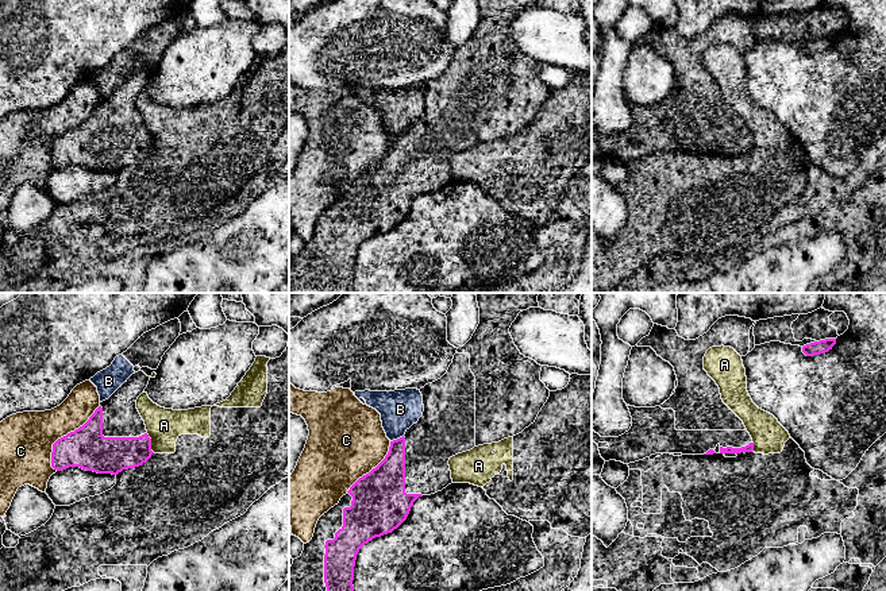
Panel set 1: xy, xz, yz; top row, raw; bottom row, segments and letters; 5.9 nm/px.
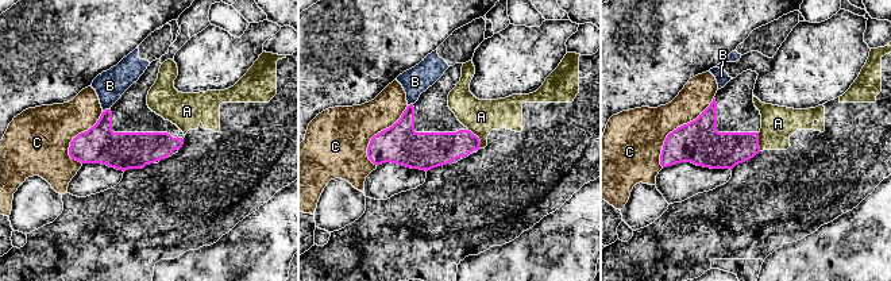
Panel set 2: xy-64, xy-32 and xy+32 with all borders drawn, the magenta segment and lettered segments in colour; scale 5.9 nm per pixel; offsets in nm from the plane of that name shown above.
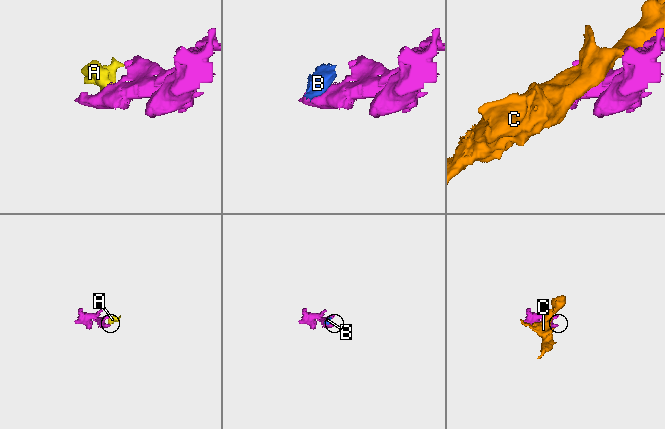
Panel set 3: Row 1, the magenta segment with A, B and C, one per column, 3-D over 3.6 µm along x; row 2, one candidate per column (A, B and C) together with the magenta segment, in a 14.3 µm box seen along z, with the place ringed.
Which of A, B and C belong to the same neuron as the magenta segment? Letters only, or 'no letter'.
no letter

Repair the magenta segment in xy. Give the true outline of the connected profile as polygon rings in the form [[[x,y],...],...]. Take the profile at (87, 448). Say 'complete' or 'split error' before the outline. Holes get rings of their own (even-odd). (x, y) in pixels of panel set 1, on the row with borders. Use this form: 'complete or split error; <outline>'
split error; [[[143,371],[132,374],[108,399],[100,402],[82,426],[58,439],[53,444],[51,467],[57,471],[80,467],[97,474],[118,475],[146,463],[154,452],[145,421],[136,409],[136,399],[145,393],[149,381],[150,376]]]

